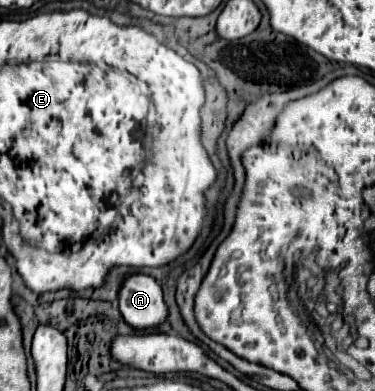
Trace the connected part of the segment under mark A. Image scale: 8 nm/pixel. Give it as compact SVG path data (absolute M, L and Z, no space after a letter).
M130 275L120 289L120 313L134 329L154 329L168 321L162 287L150 275Z

